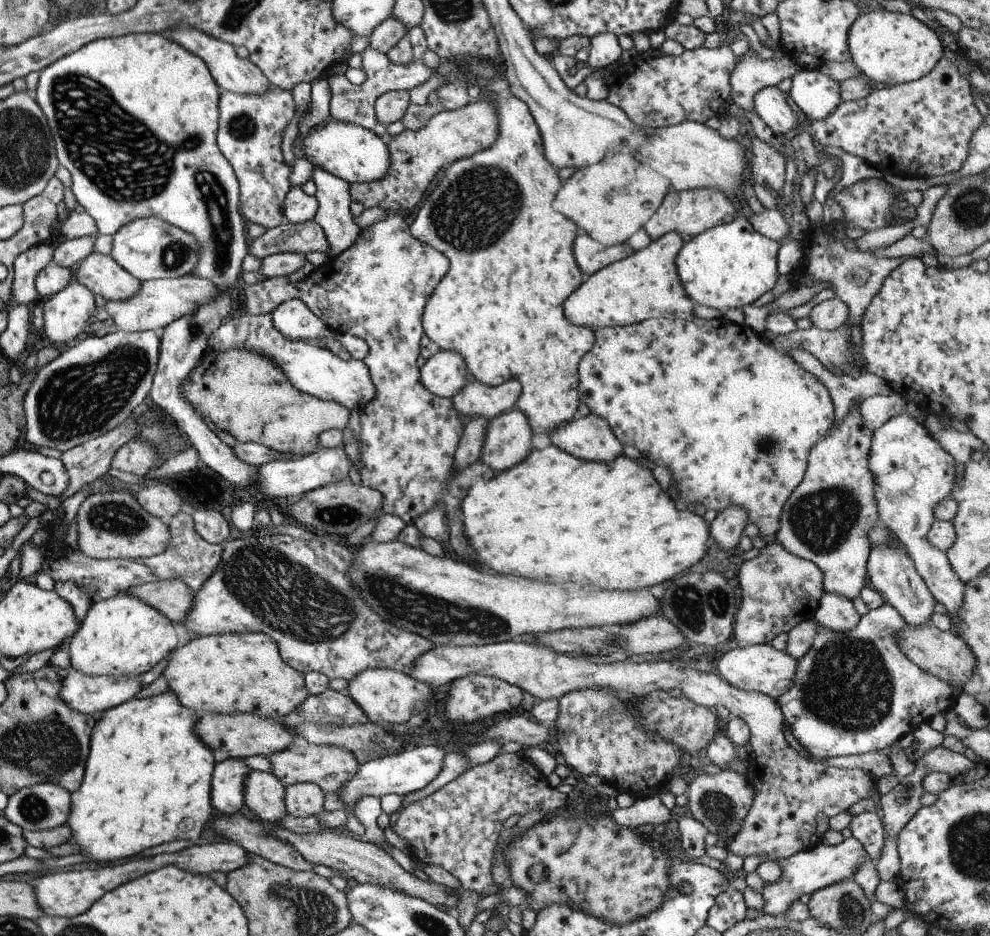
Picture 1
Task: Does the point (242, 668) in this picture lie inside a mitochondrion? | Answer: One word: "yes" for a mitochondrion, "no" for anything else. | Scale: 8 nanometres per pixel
no

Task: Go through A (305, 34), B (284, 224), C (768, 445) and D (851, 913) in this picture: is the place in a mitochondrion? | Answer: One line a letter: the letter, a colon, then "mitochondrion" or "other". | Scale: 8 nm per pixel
A: other
B: other
C: mitochondrion
D: mitochondrion

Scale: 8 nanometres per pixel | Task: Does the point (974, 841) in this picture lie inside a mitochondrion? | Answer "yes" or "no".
yes

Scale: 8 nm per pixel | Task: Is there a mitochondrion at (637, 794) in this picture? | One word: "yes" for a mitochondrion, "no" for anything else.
no

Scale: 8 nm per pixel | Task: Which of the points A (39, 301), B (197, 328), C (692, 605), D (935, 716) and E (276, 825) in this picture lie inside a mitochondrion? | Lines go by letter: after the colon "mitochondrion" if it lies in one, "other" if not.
A: other
B: mitochondrion
C: mitochondrion
D: other
E: other

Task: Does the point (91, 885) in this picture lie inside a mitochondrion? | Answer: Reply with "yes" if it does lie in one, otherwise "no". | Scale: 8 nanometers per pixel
no

